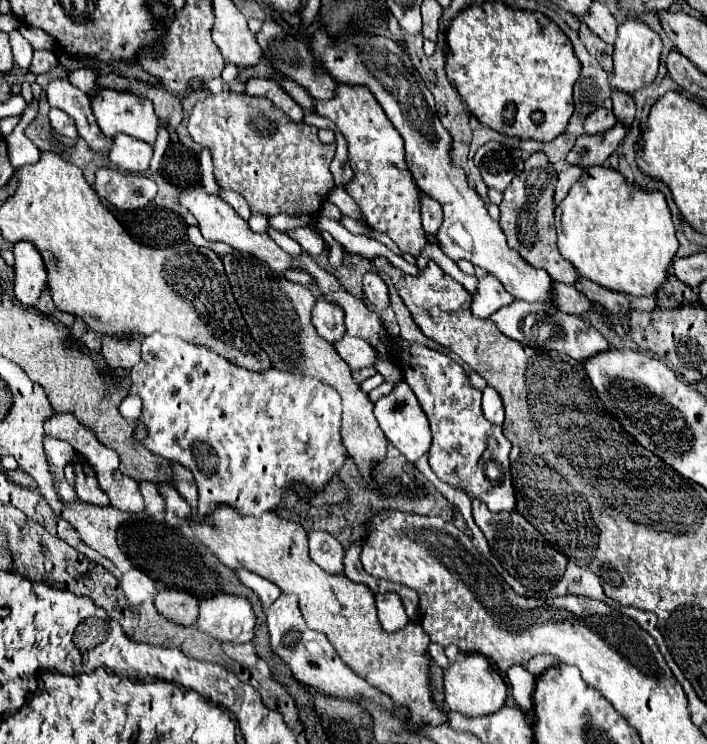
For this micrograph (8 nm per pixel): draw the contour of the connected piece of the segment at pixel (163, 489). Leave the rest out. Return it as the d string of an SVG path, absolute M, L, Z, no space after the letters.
M159 484L159 494L165 500L165 522L171 526L179 526L185 524L185 520L191 516L191 508L189 504L177 494L177 490L173 490L169 484Z

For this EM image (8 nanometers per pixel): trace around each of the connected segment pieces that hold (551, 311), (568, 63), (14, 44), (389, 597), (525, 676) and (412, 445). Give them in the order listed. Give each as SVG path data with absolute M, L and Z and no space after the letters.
M513 302L501 310L497 310L489 320L511 340L517 340L535 350L557 350L569 354L575 360L587 360L589 356L603 352L609 348L607 340L591 328L583 318L565 314L549 304L529 304L529 302Z
M489 2L489 4L475 4L475 6L469 6L465 10L461 10L457 14L457 18L453 20L449 32L447 32L447 76L449 80L455 84L457 92L461 94L461 98L465 100L469 112L485 126L501 132L501 134L507 134L507 136L517 136L521 140L537 140L537 142L551 142L555 140L569 124L569 118L573 114L573 84L575 80L579 78L579 72L581 72L581 62L577 60L575 52L573 52L573 46L571 46L571 40L561 32L561 28L549 20L545 14L541 12L533 12L533 10L517 10L517 8L509 8L505 6L503 2Z
M13 30L13 32L9 34L9 38L11 38L11 48L13 48L13 58L15 58L15 62L17 62L23 70L27 70L29 64L31 64L31 58L33 58L33 48L31 48L31 44L21 36L19 30Z
M393 592L377 594L377 612L379 612L379 620L381 620L381 626L385 628L385 632L395 632L397 624L409 622L399 596Z
M511 666L507 670L507 680L511 684L511 694L513 694L515 702L519 704L519 708L523 712L527 712L533 706L531 696L535 690L535 678L523 666Z
M403 380L399 382L387 396L379 398L375 402L375 410L373 410L379 428L385 432L387 440L409 460L409 462L417 462L423 454L427 454L429 446L431 446L431 428L429 428L429 418L425 416L423 408L419 406L413 390L409 388L409 384Z

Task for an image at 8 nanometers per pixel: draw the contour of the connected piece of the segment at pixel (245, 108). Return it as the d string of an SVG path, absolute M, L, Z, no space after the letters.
M231 90L207 94L191 112L189 134L211 150L217 182L225 190L239 192L253 214L315 214L333 188L329 164L335 144L321 144L315 126L289 120L267 98Z

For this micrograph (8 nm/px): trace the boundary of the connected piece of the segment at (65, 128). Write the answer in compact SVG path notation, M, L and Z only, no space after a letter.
M51 108L49 112L49 120L51 120L51 130L61 134L61 136L67 136L67 138L77 138L77 128L73 124L73 118L57 108Z

